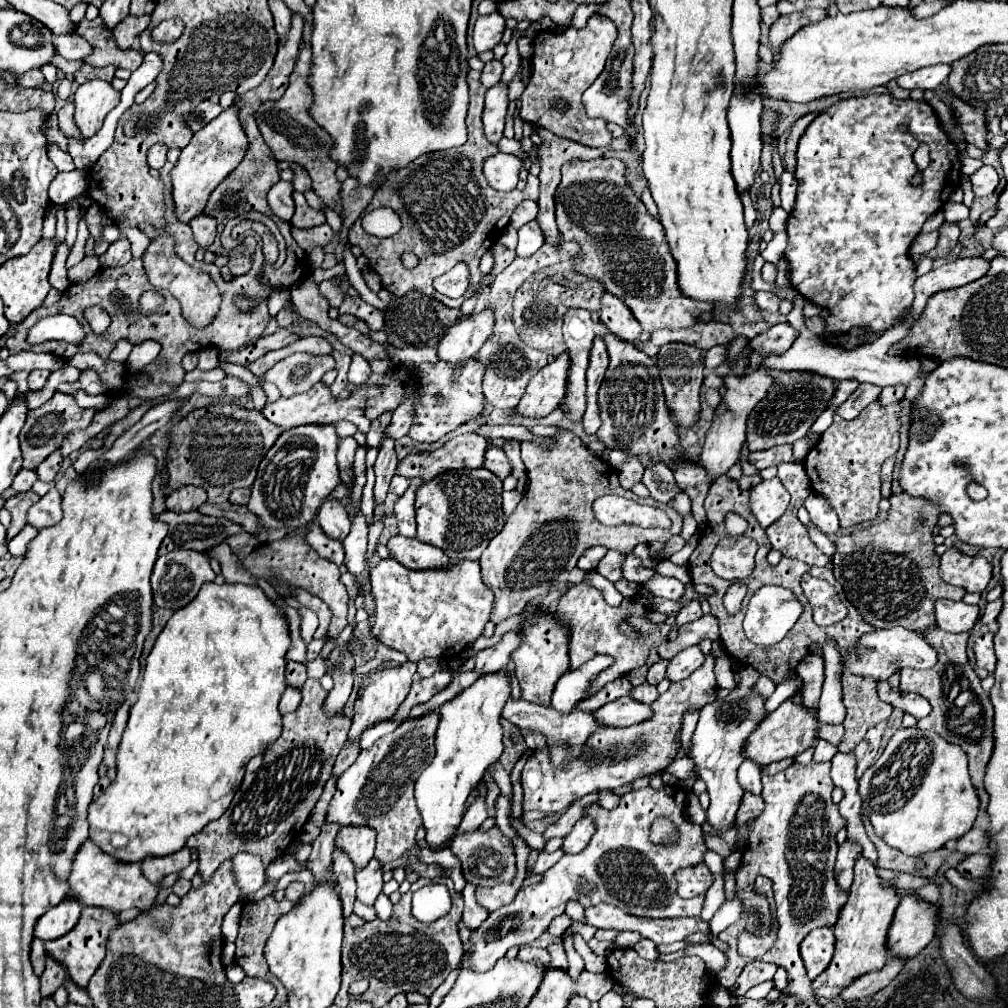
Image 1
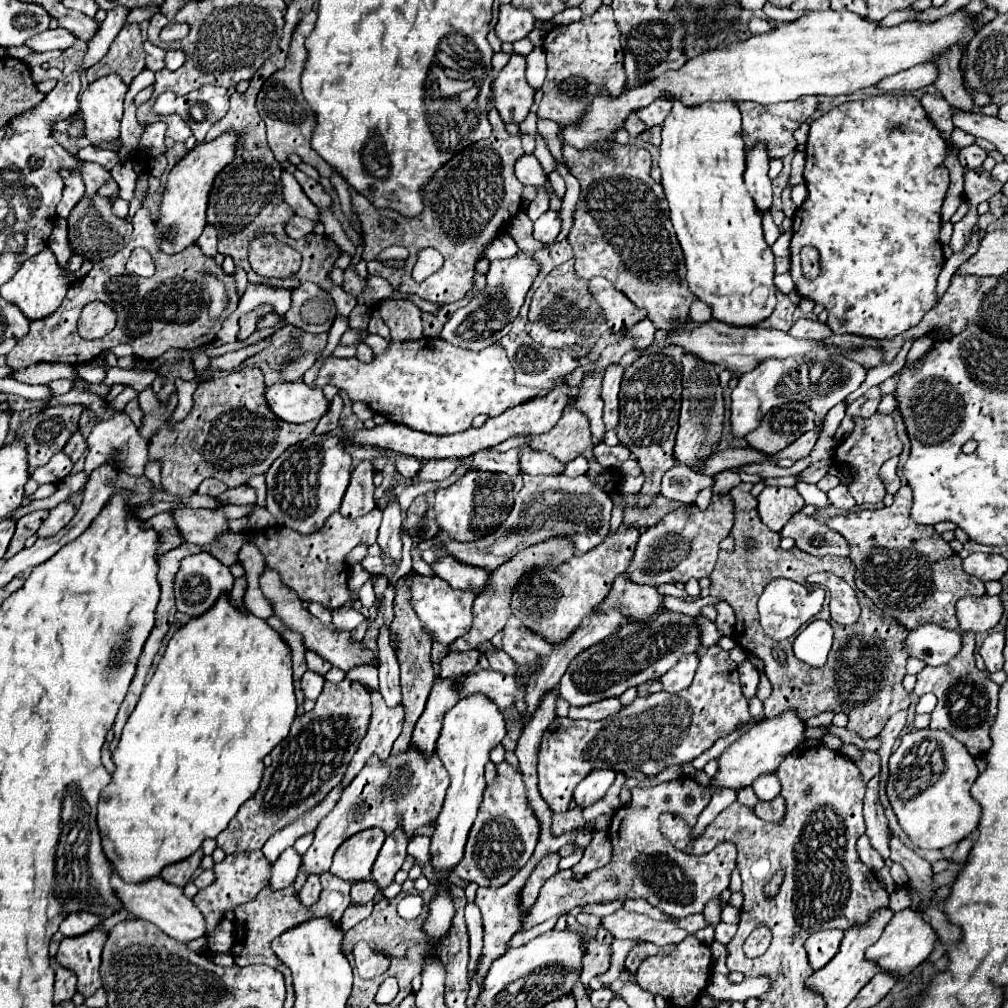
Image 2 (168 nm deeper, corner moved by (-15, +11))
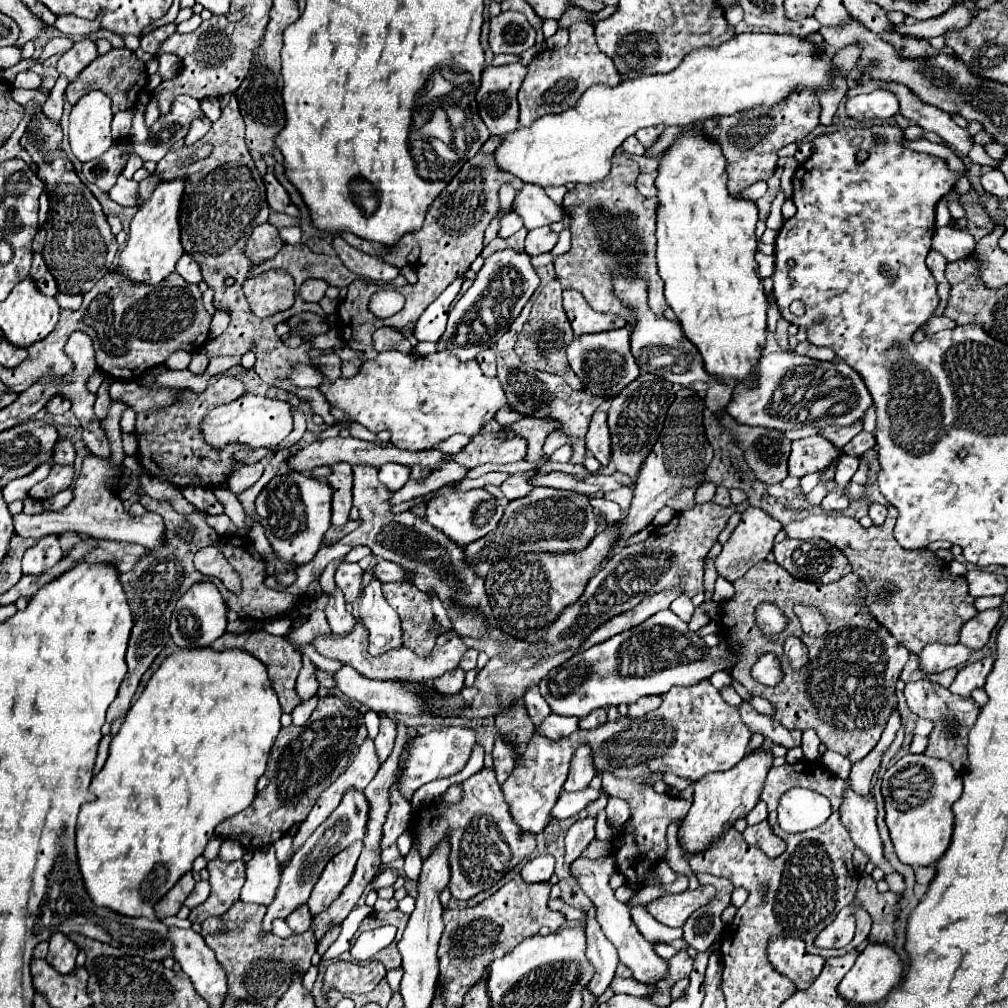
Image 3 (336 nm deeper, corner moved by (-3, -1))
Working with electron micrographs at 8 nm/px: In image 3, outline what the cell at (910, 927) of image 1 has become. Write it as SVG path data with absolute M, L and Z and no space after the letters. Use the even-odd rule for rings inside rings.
M867 945L865 951L857 957L855 965L841 979L837 991L839 991L839 997L843 997L845 1001L867 1007L871 1003L879 1003L881 999L885 999L887 993L901 981L901 975L903 975L903 965L901 965L897 953L891 947L887 947L887 945Z

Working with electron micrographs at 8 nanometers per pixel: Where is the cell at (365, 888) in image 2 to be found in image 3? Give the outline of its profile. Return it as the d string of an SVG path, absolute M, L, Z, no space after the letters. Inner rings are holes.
M331 926L331 929L324 935L317 945L317 953L322 957L331 944L337 939L341 926Z

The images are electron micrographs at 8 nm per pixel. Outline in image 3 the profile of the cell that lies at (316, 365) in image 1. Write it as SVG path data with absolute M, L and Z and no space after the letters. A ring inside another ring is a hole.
M385 351L373 361L365 361L361 371L351 379L337 379L331 385L321 385L319 391L325 395L325 399L333 405L345 411L345 415L361 425L365 425L369 431L391 431L391 441L395 447L405 451L423 451L431 445L437 445L439 441L455 435L465 433L469 437L477 435L479 429L495 417L495 413L501 407L509 407L507 399L503 397L503 389L499 385L499 379L483 377L479 365L475 359L471 361L459 361L455 355L439 351L429 357L411 357L403 355L399 351Z

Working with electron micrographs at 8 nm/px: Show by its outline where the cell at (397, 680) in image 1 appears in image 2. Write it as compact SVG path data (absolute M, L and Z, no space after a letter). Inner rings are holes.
M379 689L371 691L371 699L373 699L373 715L369 719L367 733L361 739L361 743L345 771L343 785L351 783L351 779L361 771L361 767L373 753L377 753L381 759L385 759L391 753L393 743L399 737L401 727L403 727L403 717L405 717L403 705L387 707Z

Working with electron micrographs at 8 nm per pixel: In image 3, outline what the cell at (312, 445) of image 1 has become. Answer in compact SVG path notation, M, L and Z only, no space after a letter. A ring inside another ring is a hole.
M287 473L273 477L255 501L261 525L279 561L305 565L313 561L321 547L323 533L331 527L331 487L325 481L303 473Z

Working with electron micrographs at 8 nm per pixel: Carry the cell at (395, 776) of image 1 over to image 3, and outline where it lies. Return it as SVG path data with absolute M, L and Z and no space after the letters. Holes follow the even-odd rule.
M351 791L343 797L343 801L335 809L335 813L331 813L331 817L327 817L327 821L323 825L319 825L319 829L315 829L315 833L305 841L305 845L293 855L291 863L281 871L281 883L275 891L275 899L271 901L271 905L267 905L267 913L261 923L263 935L271 933L271 923L275 919L287 919L289 913L293 913L303 903L307 903L307 897L309 897L315 881L319 879L319 873L325 869L325 865L331 861L331 857L335 857L343 847L351 845L353 841L363 841L365 827L367 827L367 799L359 791Z

